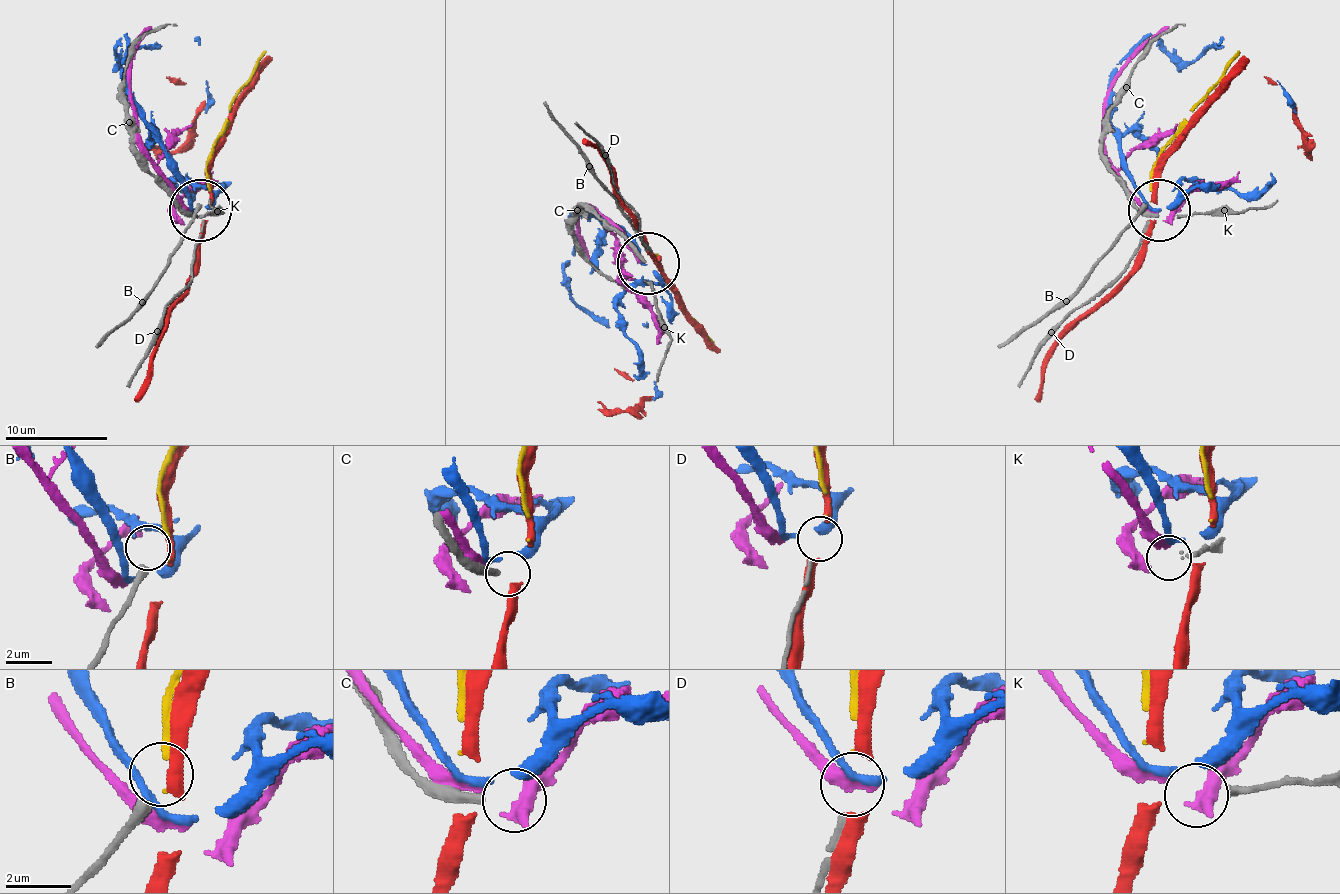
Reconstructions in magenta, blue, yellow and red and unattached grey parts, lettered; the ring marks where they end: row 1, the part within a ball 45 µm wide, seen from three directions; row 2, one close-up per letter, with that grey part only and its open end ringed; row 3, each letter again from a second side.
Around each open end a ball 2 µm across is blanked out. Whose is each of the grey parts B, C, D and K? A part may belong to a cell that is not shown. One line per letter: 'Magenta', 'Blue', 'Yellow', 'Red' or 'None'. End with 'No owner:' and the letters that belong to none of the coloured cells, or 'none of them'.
B: None
C: None
D: Yellow
K: Magenta
No owner: B, C

